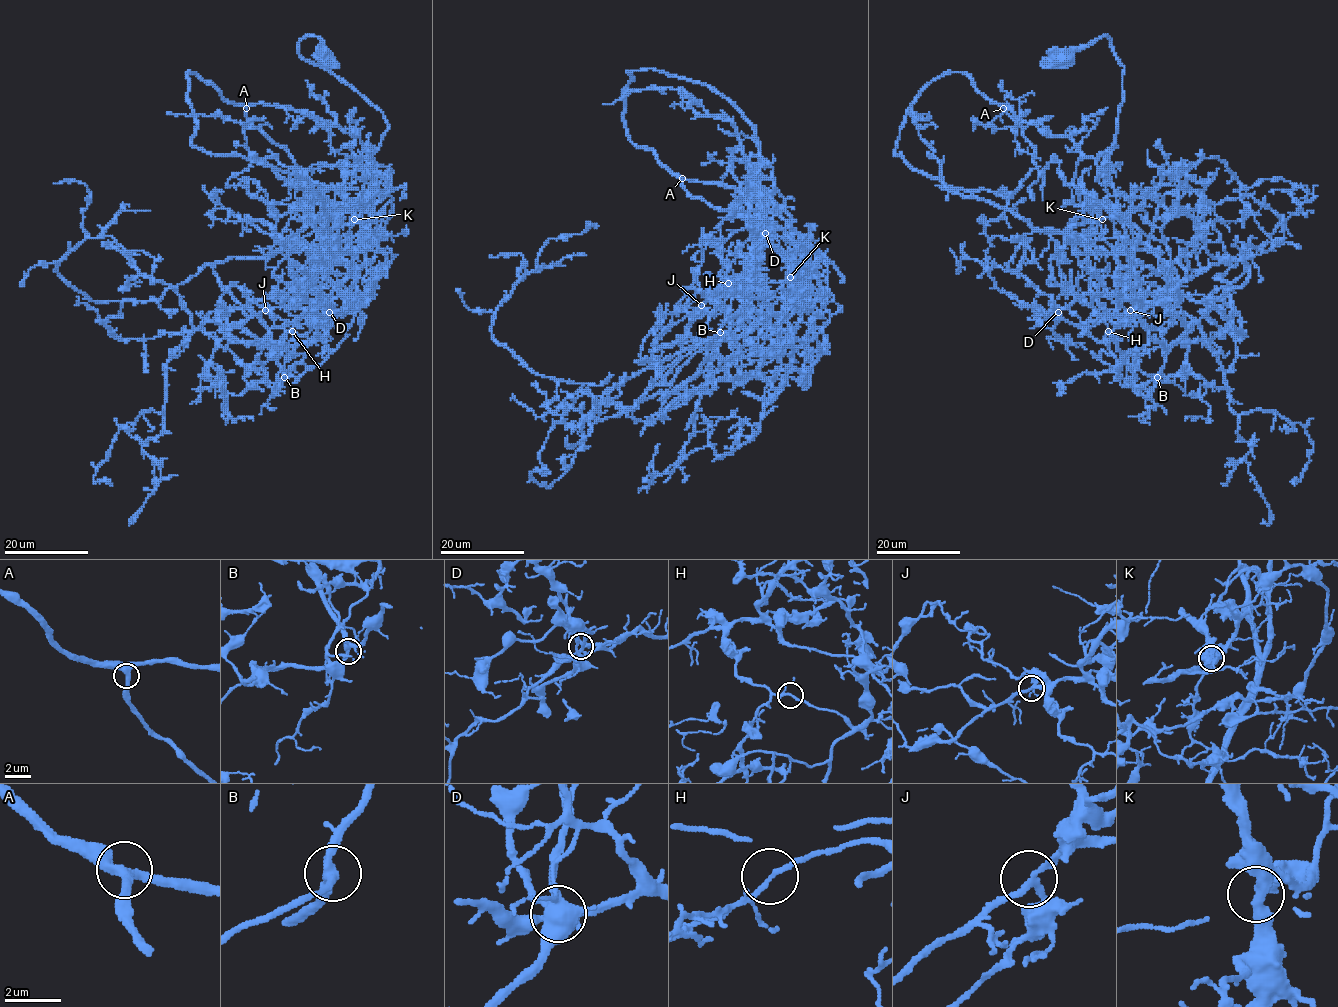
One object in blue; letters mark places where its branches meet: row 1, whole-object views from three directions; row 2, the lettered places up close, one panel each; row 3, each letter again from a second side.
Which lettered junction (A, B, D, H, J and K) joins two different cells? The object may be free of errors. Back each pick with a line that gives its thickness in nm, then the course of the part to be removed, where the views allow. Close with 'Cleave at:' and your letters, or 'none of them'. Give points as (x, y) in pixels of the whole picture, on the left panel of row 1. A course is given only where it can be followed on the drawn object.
H: Thickness 130 nm. Course of the part to remove: (292, 332), (271, 312), (319, 266), (329, 216), (248, 106), (289, 106), (358, 136), (366, 155), (333, 205)
Cleave at: H

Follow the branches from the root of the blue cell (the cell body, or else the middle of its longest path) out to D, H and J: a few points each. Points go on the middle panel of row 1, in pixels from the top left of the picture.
D: (761, 238), (740, 293), (823, 292), (804, 282), (809, 294), (776, 314), (786, 319), (807, 251), (765, 233)
H: (761, 238), (757, 271), (734, 287), (740, 293), (823, 292), (795, 282), (766, 242), (707, 299), (728, 283)
J: (761, 238), (757, 271), (734, 287), (740, 293), (823, 292), (795, 282), (764, 242), (701, 305)

